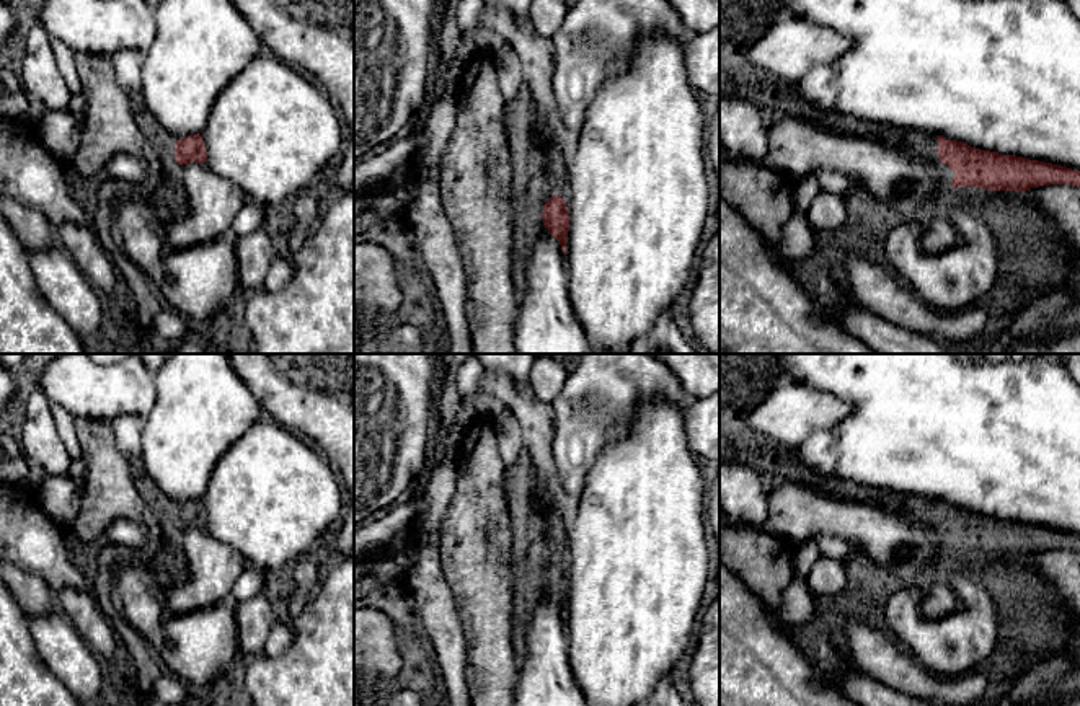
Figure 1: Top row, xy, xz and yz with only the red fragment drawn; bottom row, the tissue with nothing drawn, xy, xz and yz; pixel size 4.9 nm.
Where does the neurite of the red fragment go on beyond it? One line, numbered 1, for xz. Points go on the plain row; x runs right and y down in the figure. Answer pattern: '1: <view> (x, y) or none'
1: none

